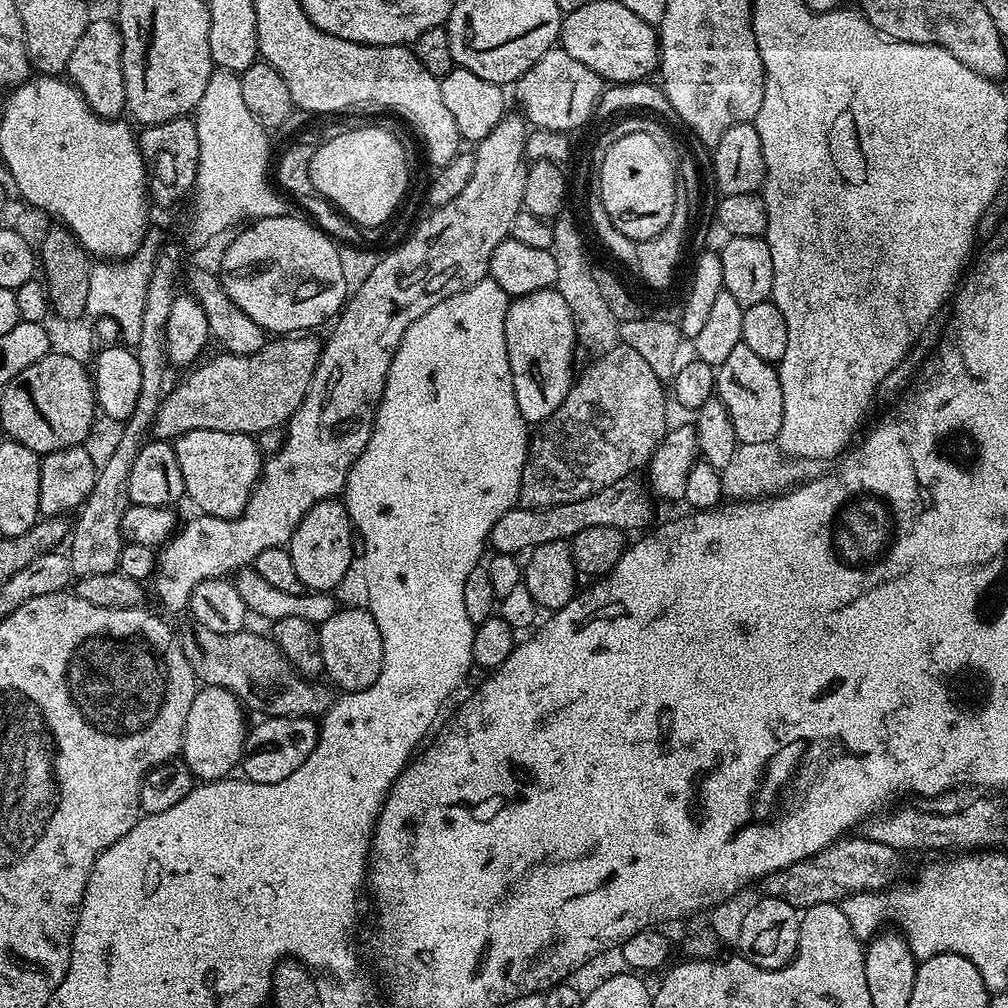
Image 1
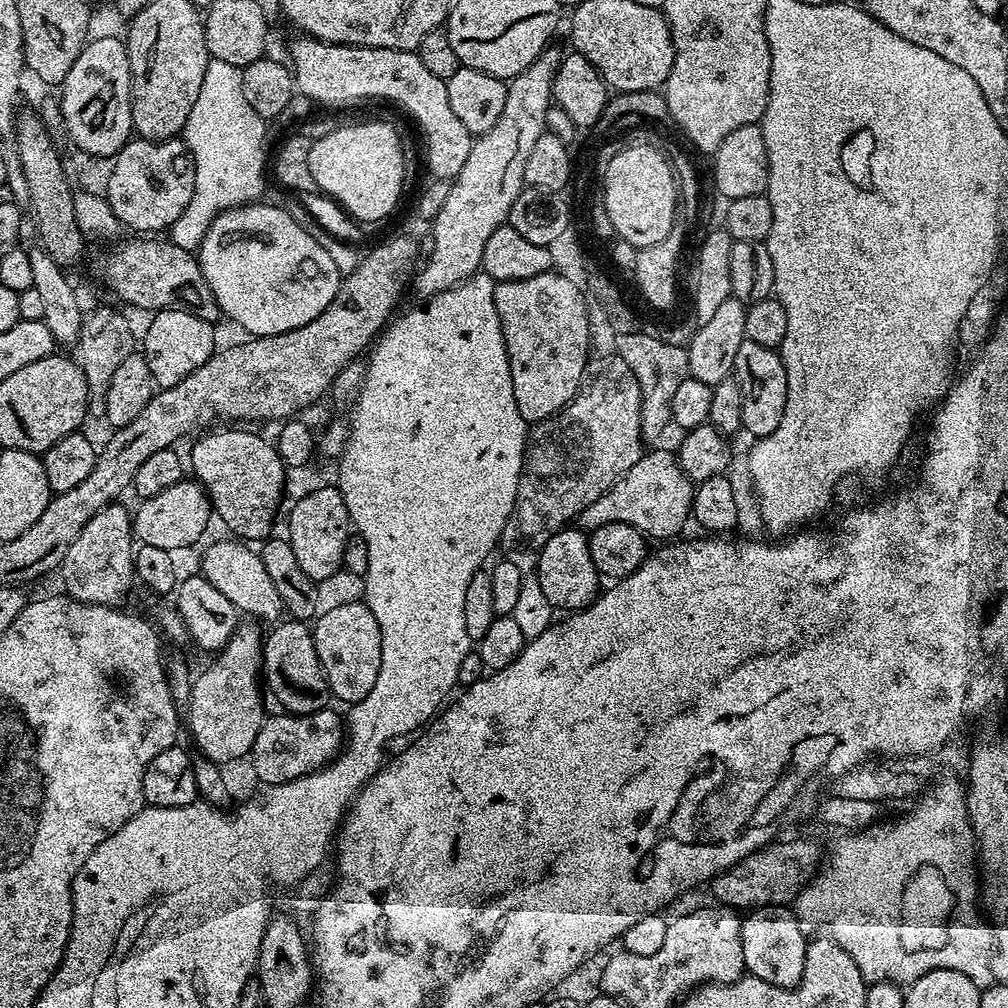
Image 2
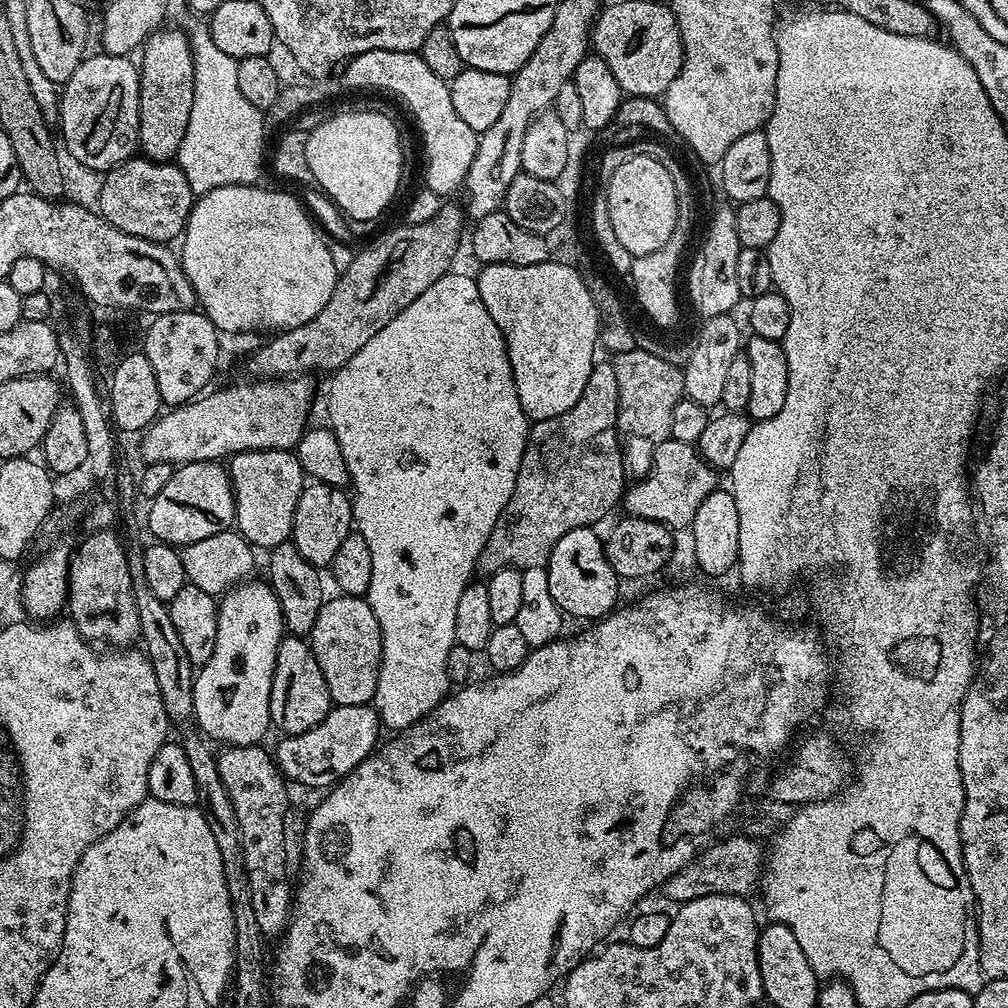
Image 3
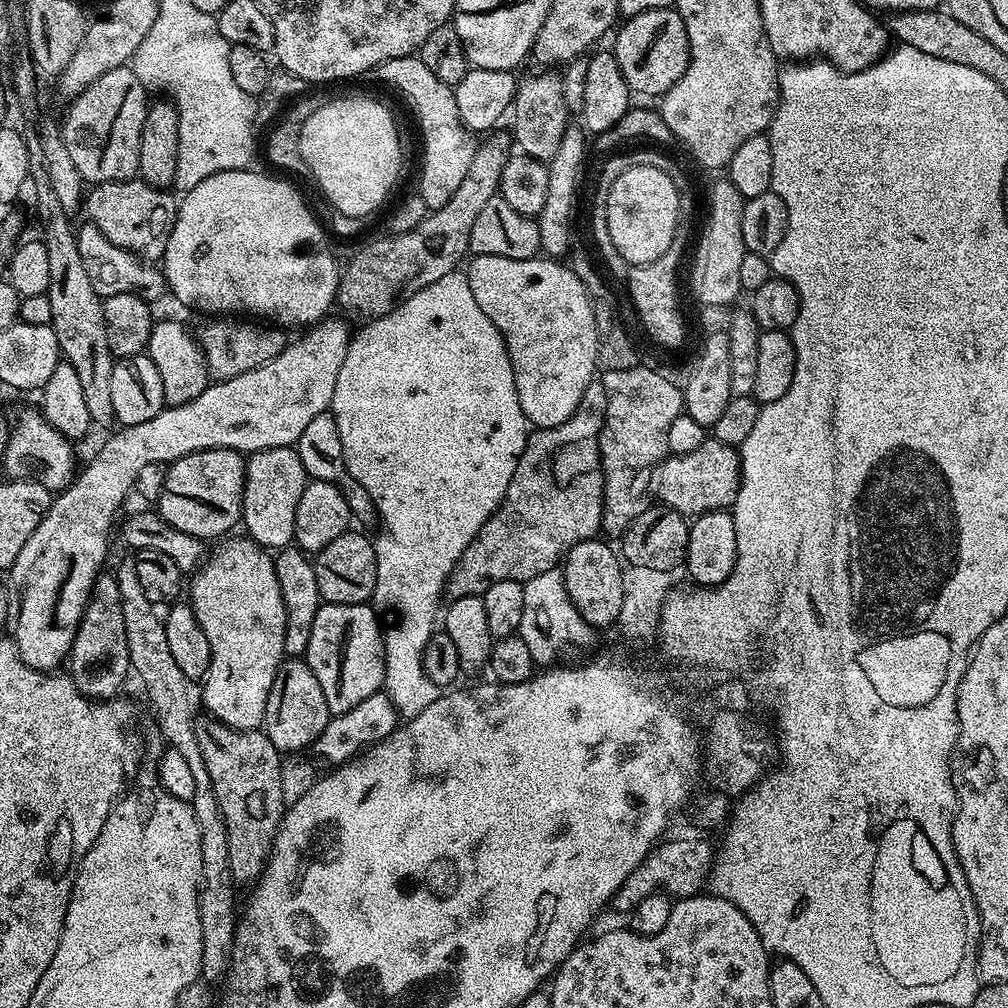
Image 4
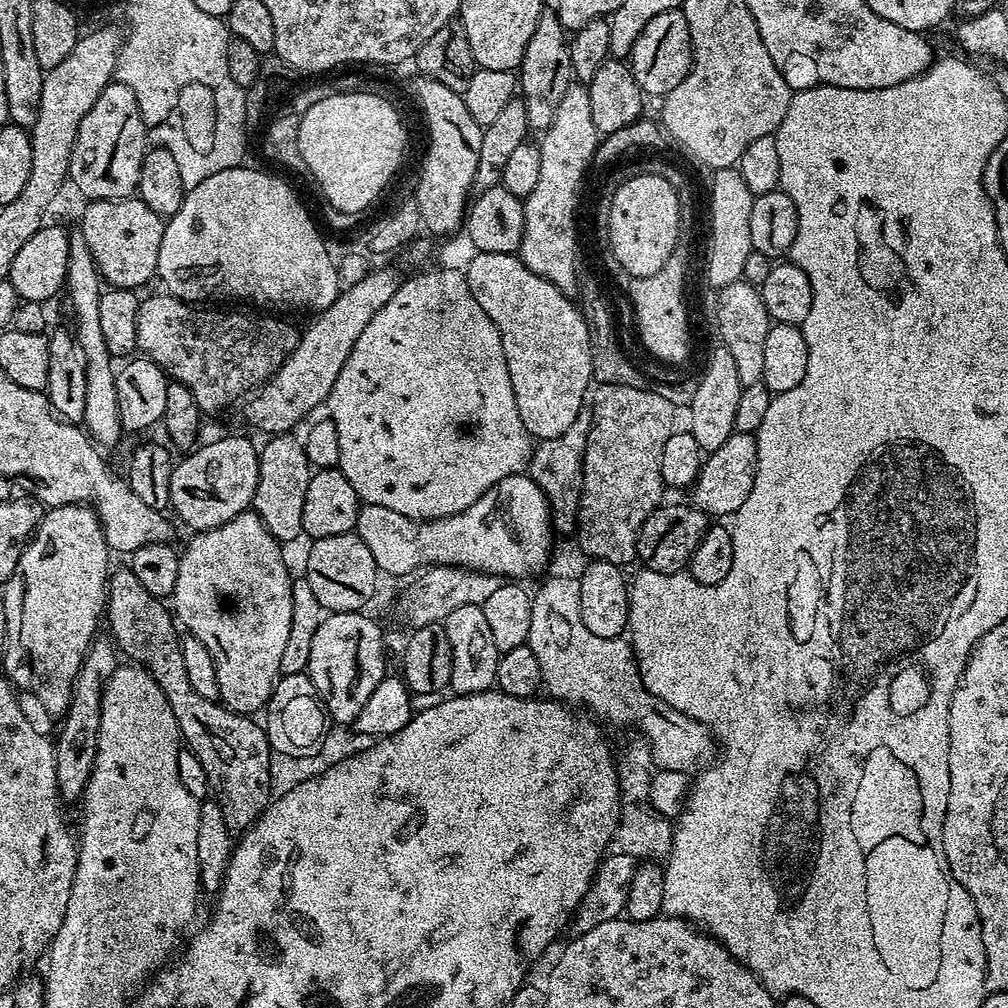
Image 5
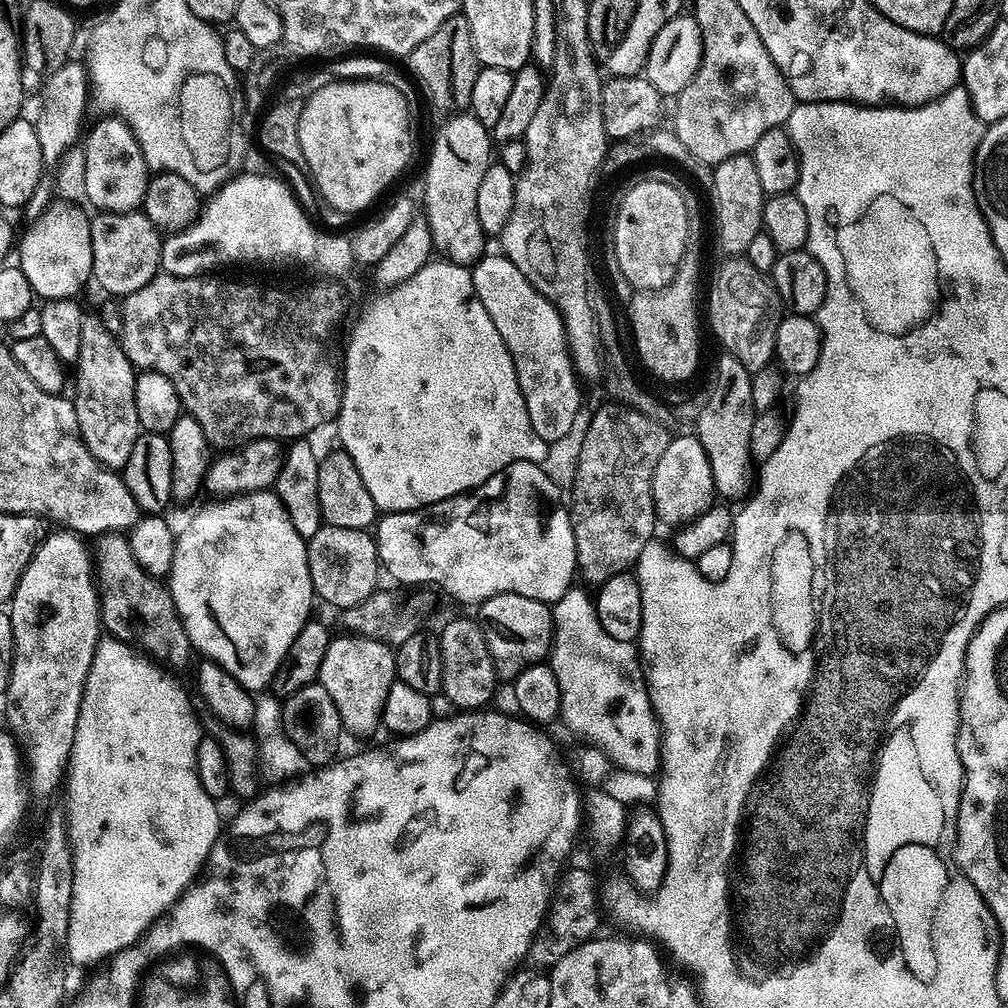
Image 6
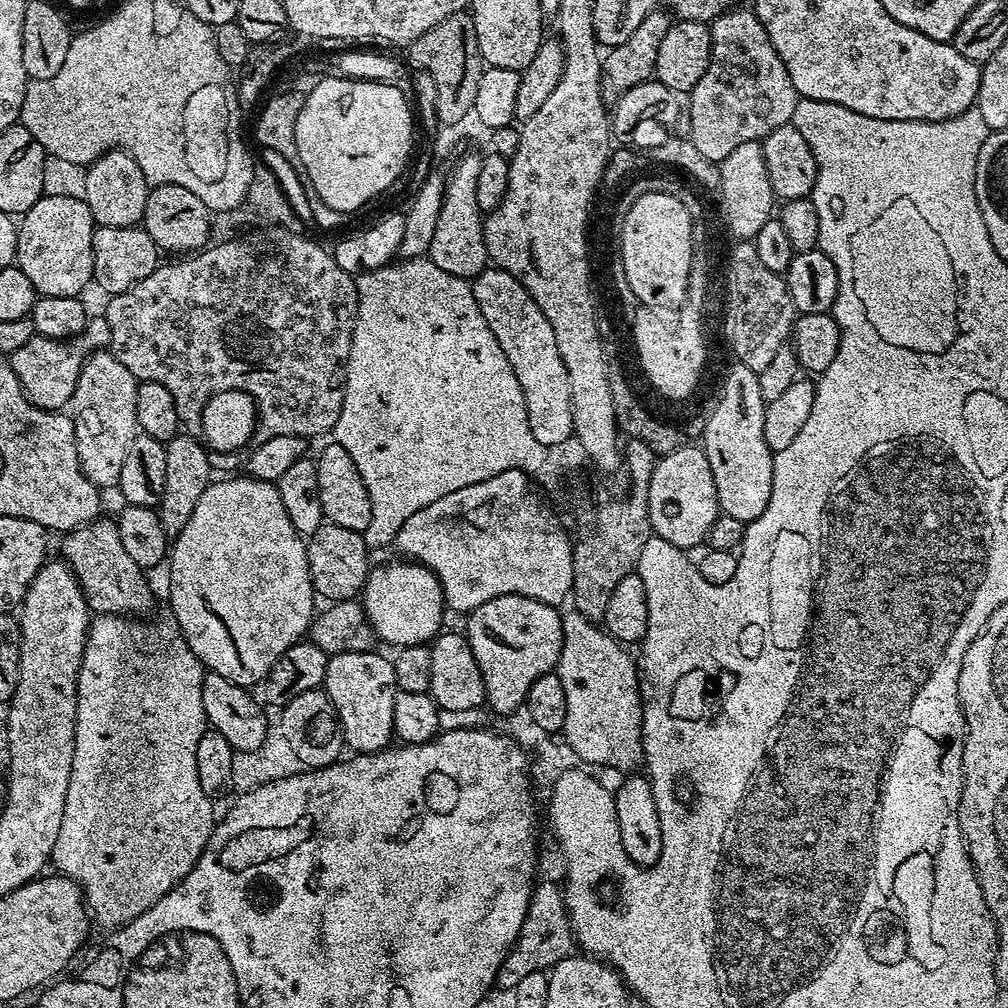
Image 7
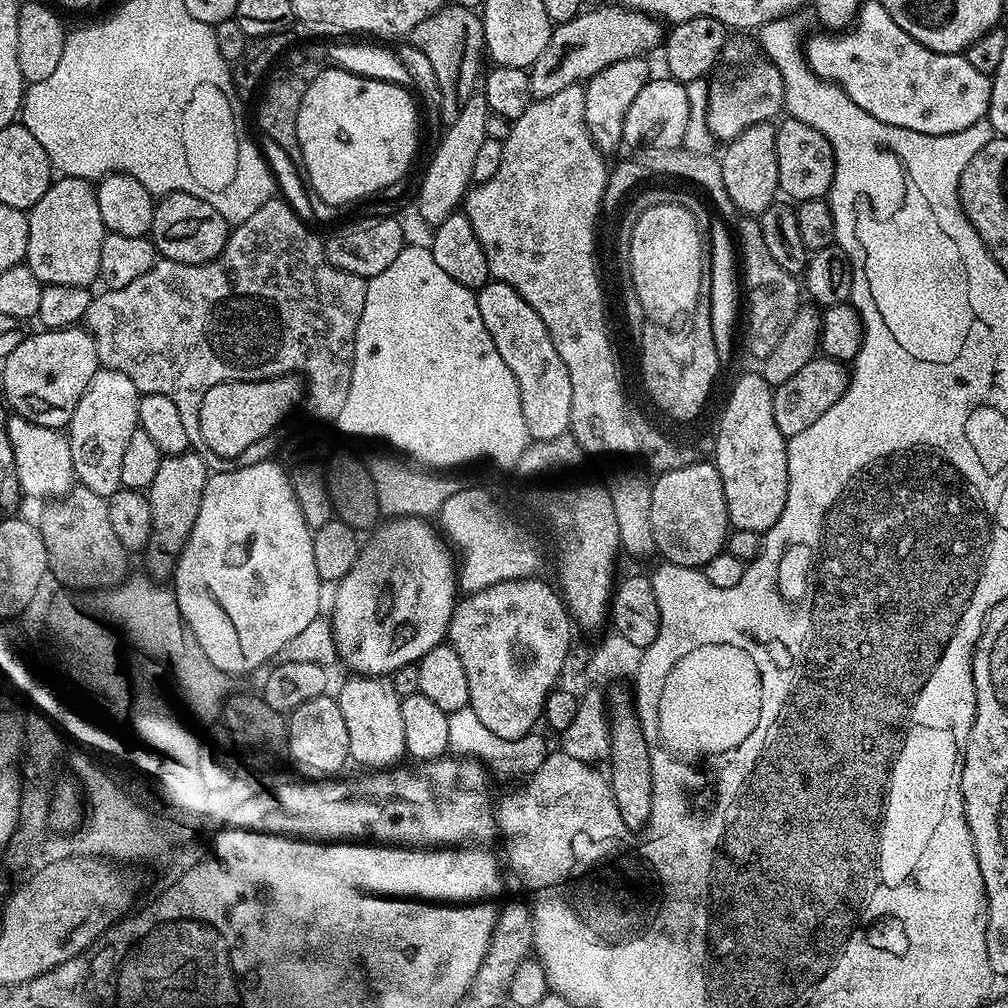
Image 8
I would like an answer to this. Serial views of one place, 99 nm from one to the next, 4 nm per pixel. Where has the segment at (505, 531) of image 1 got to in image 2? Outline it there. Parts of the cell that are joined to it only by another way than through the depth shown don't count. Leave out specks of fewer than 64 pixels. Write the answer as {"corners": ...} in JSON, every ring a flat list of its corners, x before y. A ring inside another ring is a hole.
{"corners":[[664,448,648,450,610,486,610,490,606,490,606,494,602,494,602,498,598,498,598,502,582,510,578,524,581,529,591,530,606,522,626,522,653,541,668,542,679,537,684,523,689,523,693,491,693,480,681,470,679,459,673,453,671,456]]}

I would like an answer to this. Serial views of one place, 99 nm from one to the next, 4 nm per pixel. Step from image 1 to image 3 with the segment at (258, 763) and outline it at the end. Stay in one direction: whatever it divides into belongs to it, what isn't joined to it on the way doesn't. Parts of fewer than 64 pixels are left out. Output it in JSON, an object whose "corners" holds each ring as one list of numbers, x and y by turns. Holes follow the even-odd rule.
{"corners":[[337,704,314,726,314,730,306,730,297,736,281,735,280,741,274,747,276,765,280,767,280,772,284,775,285,781,302,783,309,790,321,788,327,790,340,781,346,774,350,774,354,769,376,751,381,743,382,725,380,716,376,713,372,704,359,704,358,706,342,706]]}

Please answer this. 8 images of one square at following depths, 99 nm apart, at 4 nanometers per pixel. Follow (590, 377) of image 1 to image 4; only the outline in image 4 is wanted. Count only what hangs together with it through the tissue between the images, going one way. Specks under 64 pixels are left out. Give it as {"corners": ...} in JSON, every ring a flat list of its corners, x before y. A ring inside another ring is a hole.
{"corners":[[593,378,578,402,578,410,566,422,549,428,536,428,529,435,522,458,514,466,514,478,504,495,504,501,492,514,492,519,466,546,462,558,448,576,446,592,452,600,467,596,483,596,494,582,525,581,554,570,574,545,591,540,601,531,604,522,604,471,600,461,600,431,606,414,606,390,603,379]]}

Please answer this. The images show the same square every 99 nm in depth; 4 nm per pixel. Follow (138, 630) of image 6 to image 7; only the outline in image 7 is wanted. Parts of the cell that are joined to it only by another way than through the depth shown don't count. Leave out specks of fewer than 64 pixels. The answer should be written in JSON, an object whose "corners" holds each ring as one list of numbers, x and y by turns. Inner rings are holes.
{"corners":[[97,518,84,524,80,528,67,533,60,544,59,555,62,557,68,569,76,575,76,580,80,583,80,589,84,591,84,597,89,609,93,613,101,616,128,616,129,614,144,614,152,604,152,588,148,585,145,569,130,558,130,554,122,547,122,538,118,538,115,519]]}

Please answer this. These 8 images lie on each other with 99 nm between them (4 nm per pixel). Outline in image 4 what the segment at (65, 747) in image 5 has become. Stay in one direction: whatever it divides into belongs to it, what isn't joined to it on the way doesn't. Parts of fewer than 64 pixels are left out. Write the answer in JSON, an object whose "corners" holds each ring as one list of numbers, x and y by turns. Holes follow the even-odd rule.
{"corners":[[101,574,96,577,84,616,76,627,76,637,72,640,66,668,74,686,89,700,110,700,121,695,120,687,123,686,124,679,130,676,131,667,121,591,115,575]]}

